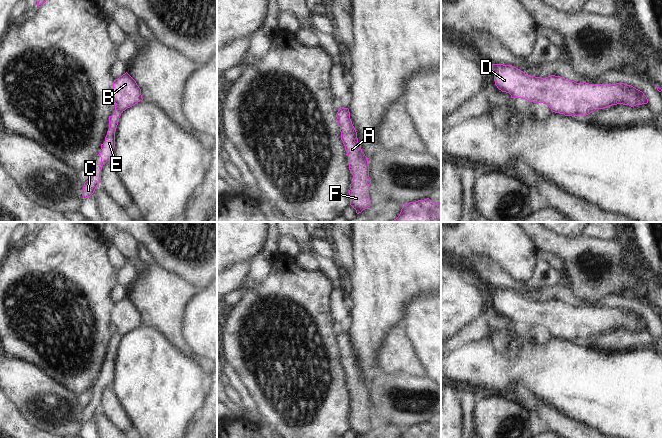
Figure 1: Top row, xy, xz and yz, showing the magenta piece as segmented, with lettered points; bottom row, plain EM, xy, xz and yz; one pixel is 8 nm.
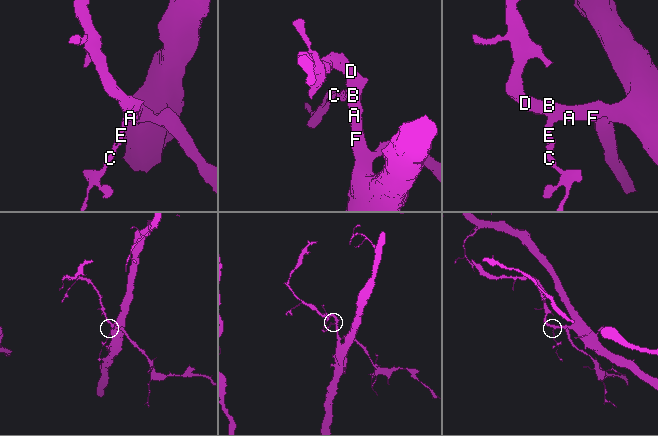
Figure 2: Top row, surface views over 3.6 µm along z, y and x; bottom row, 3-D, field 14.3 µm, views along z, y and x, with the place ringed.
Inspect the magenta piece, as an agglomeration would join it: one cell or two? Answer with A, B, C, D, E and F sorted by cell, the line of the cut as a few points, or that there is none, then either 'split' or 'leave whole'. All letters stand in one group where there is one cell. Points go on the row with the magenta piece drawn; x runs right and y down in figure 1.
A B C D E F | no cut | leave whole

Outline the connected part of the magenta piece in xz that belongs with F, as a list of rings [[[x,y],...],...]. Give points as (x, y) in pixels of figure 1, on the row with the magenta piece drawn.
[[[340,107],[336,117],[340,126],[341,140],[348,156],[349,170],[353,175],[349,190],[350,205],[359,214],[371,206],[368,158],[362,152],[361,144],[358,143],[357,132],[350,119],[349,109]]]

